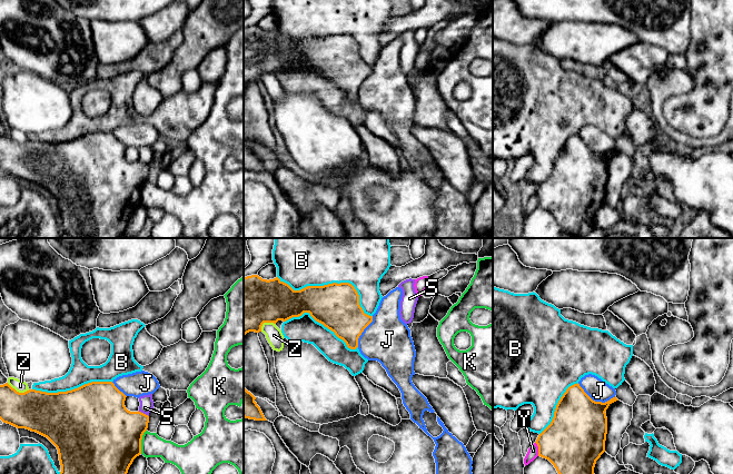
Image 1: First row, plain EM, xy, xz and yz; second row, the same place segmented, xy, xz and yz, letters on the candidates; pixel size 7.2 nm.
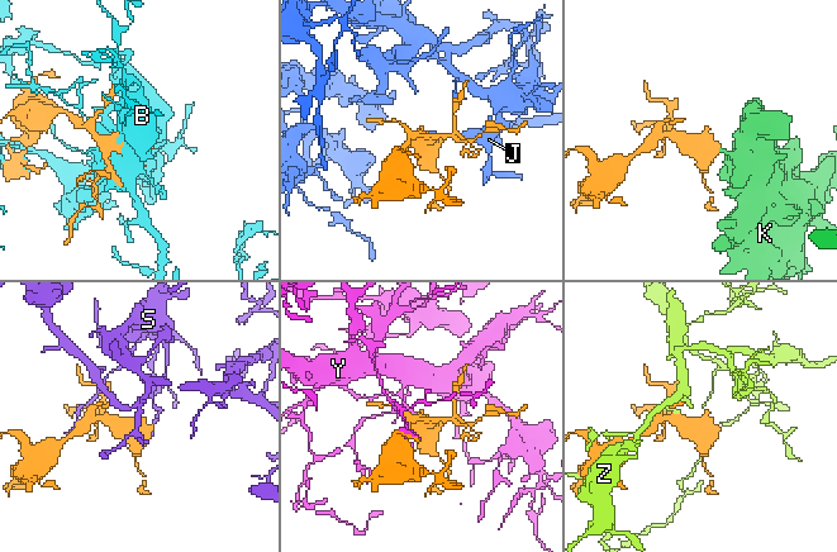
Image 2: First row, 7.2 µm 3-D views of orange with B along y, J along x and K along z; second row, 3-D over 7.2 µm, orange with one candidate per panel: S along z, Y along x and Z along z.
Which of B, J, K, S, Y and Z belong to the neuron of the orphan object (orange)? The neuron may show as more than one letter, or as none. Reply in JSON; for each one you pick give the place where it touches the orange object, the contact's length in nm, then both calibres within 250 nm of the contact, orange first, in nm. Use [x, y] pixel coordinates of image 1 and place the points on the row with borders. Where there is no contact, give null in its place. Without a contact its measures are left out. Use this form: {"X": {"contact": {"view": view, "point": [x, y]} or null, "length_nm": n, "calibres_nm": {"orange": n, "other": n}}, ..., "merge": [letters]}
{"merge": []}

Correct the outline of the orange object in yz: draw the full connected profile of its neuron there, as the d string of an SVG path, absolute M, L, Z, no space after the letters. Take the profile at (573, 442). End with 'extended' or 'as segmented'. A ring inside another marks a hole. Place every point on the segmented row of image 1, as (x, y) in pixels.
M626 381L615 391L616 395L613 398L602 403L593 401L578 383L569 386L558 401L551 424L535 442L538 446L538 456L548 460L558 474L594 474L596 461L605 452L606 409L616 401L632 406L637 398Z | extended

